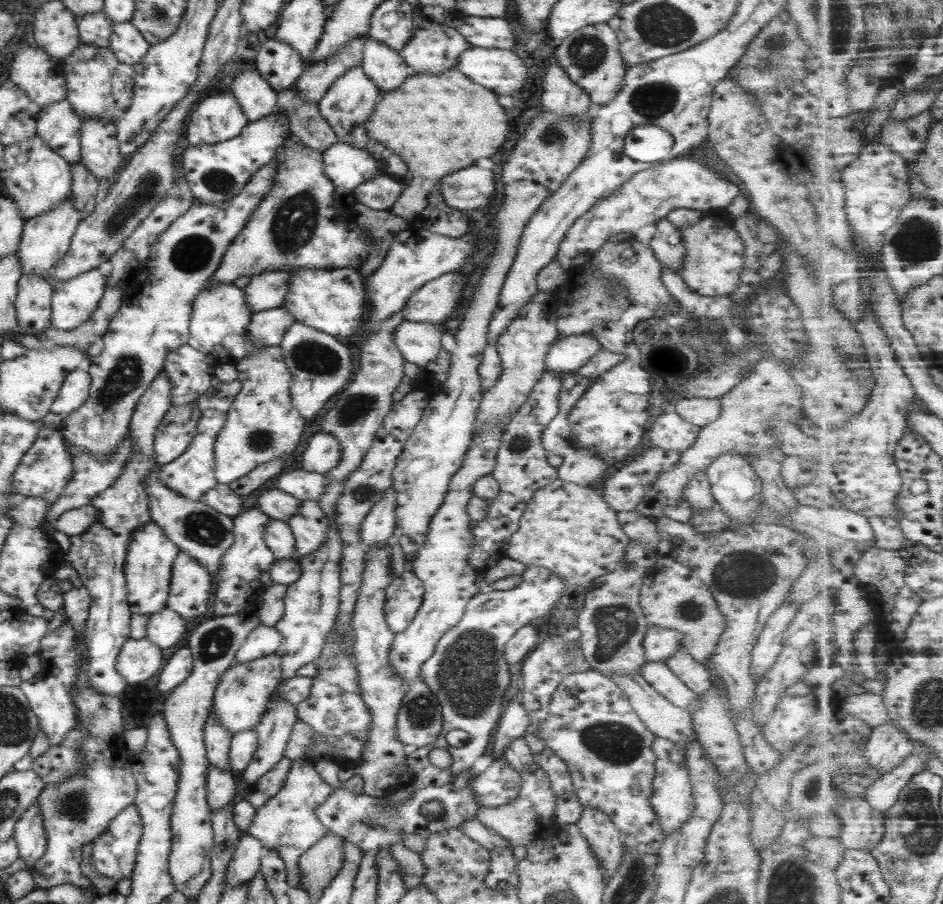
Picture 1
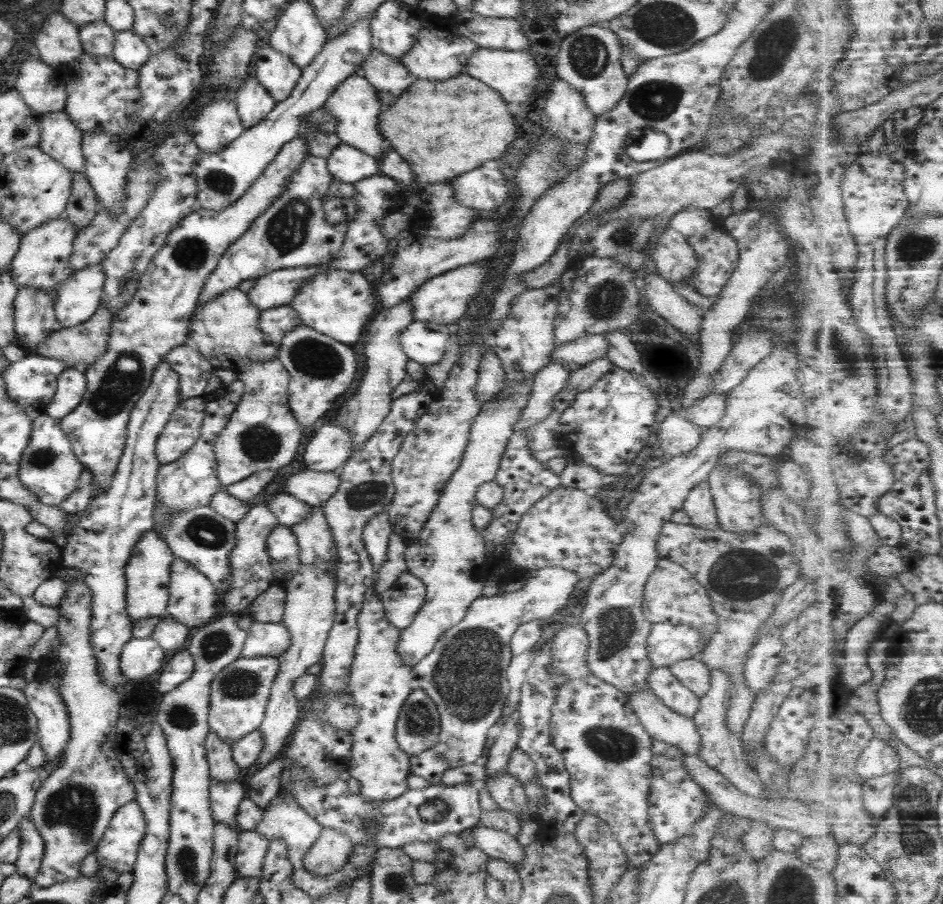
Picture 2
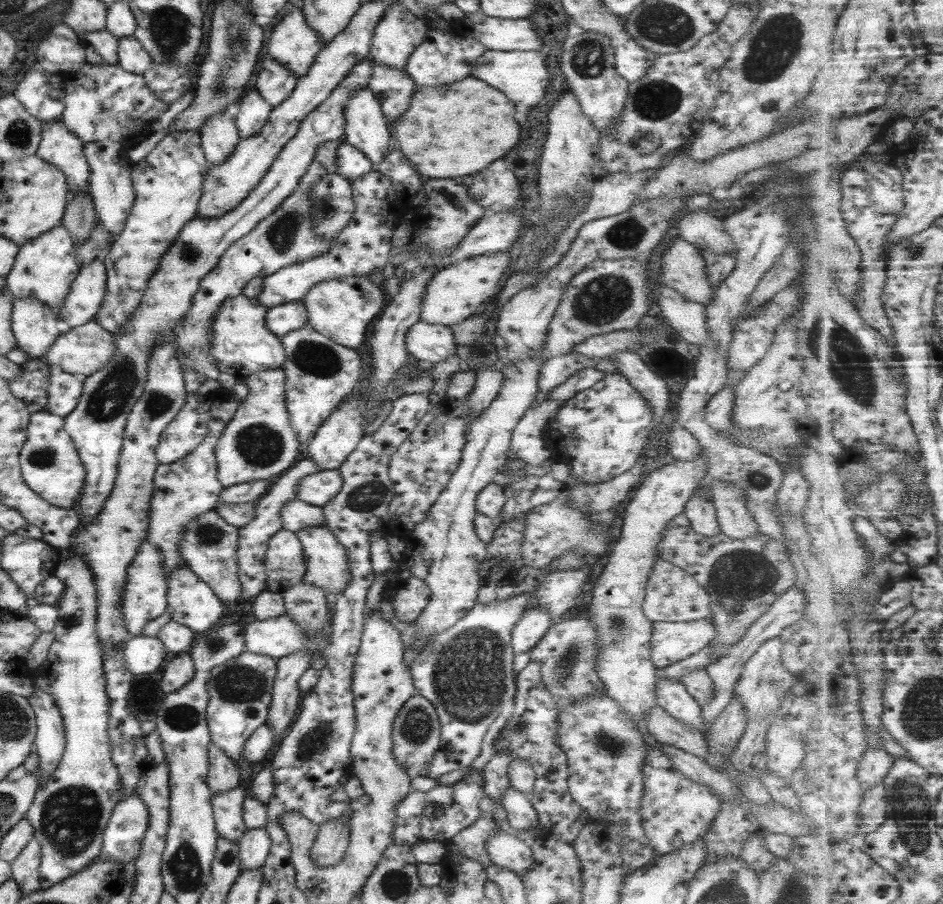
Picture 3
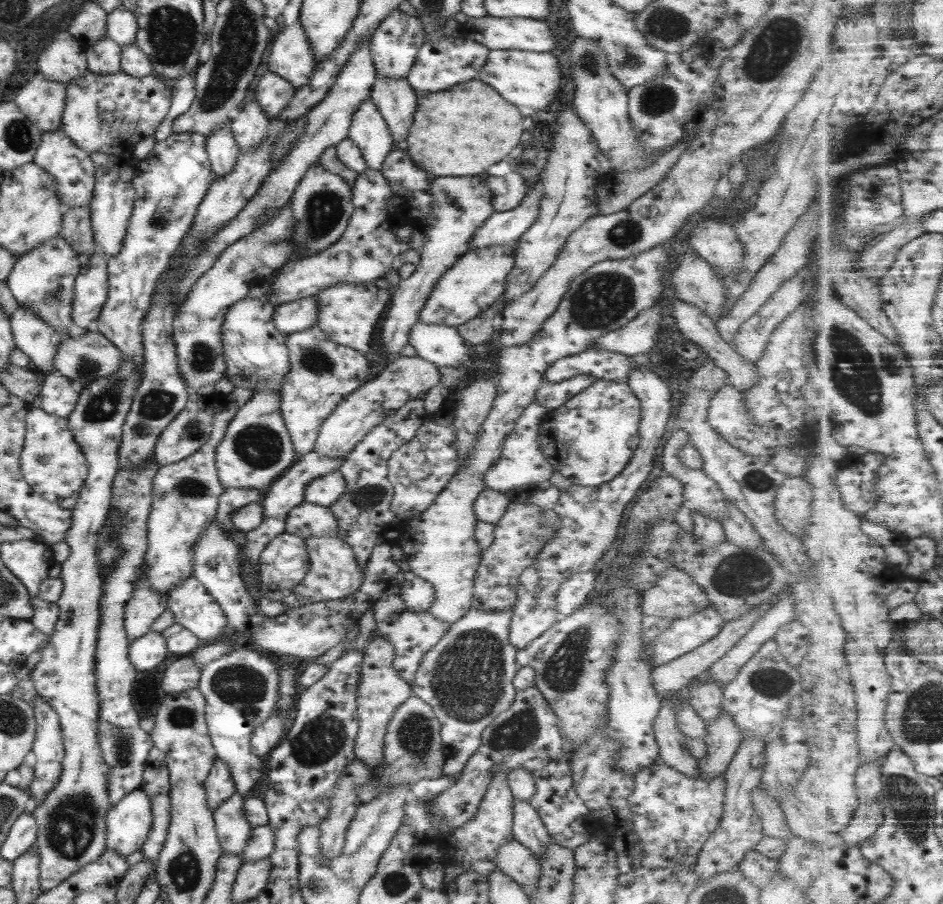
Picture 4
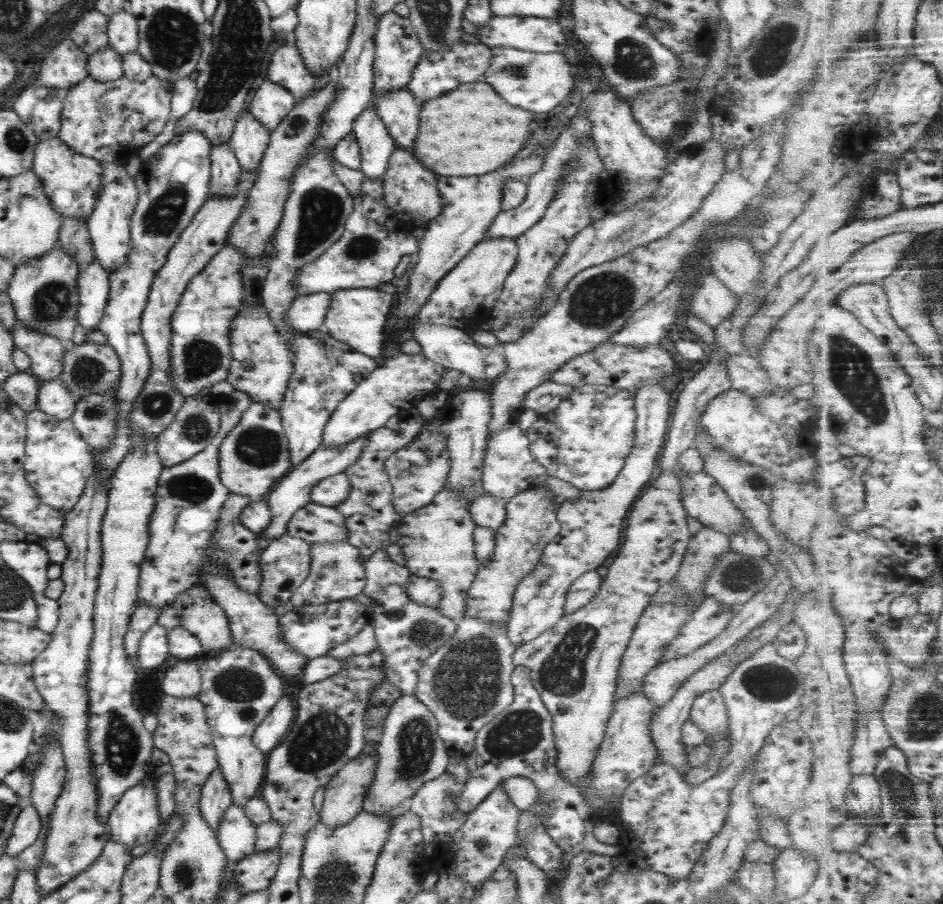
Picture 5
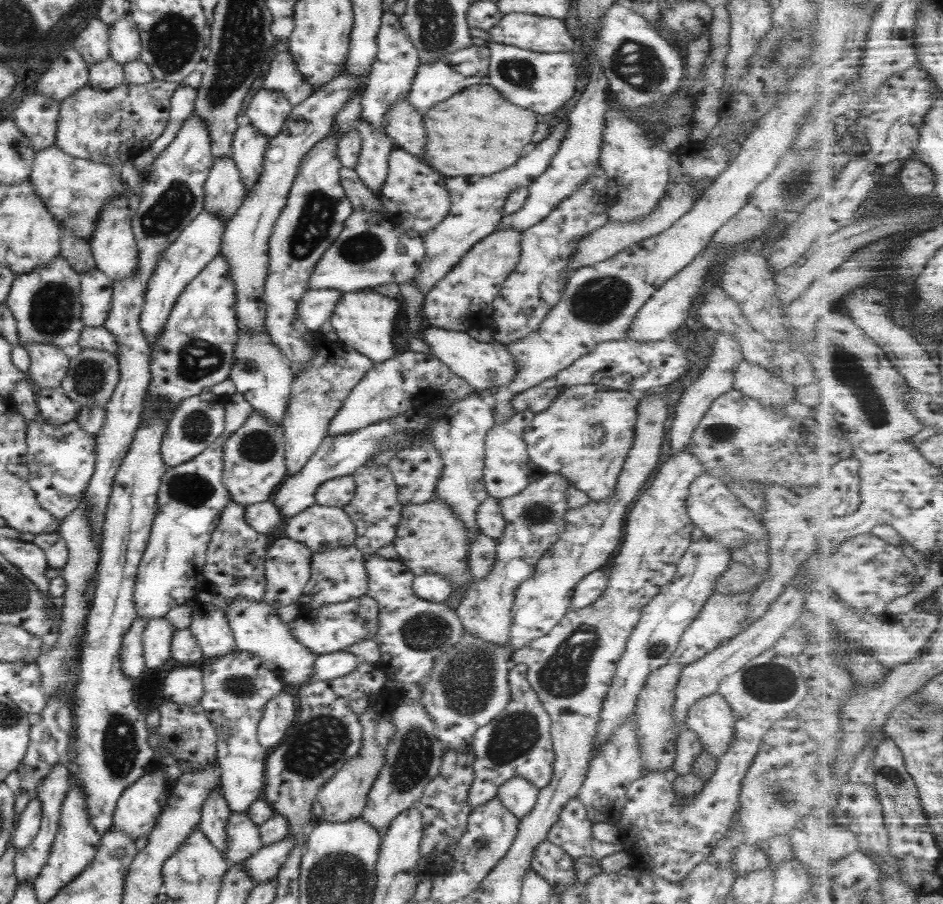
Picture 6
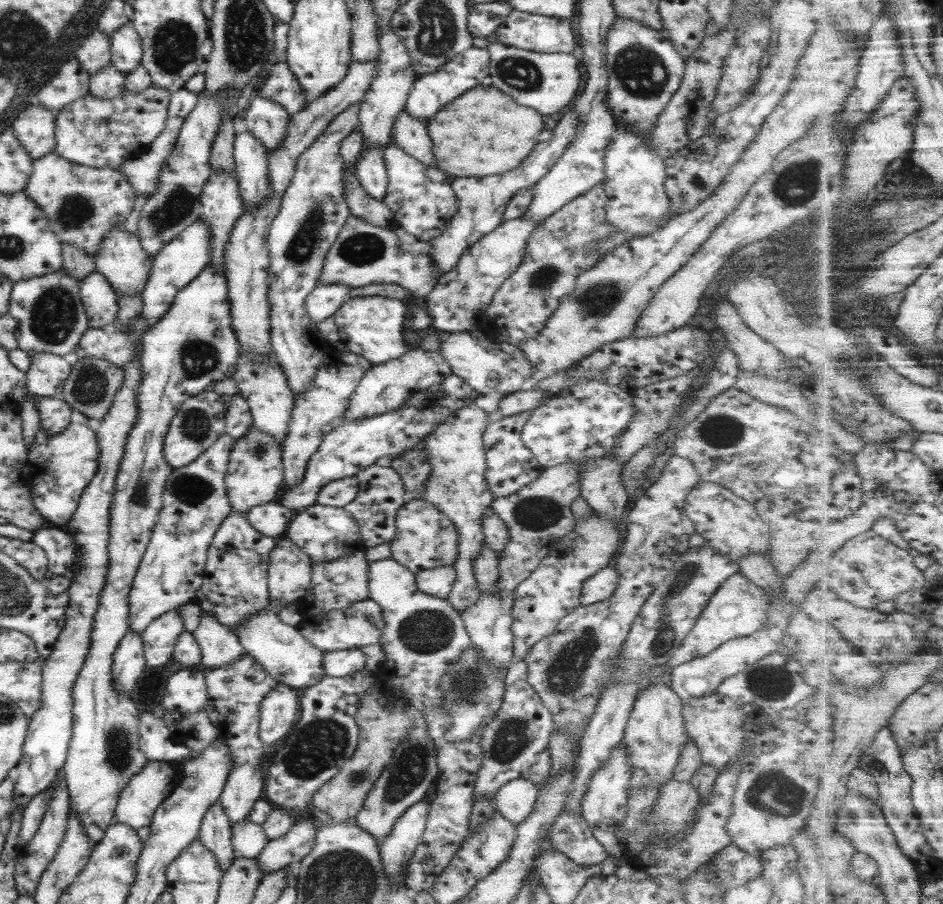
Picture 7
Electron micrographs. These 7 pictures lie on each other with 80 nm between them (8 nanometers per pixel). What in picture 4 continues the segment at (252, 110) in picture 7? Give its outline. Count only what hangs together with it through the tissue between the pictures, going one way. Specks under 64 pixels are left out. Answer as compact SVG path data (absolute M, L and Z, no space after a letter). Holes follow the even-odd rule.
M268 70L259 79L253 100L260 106L262 113L271 119L288 105L293 92L290 82Z

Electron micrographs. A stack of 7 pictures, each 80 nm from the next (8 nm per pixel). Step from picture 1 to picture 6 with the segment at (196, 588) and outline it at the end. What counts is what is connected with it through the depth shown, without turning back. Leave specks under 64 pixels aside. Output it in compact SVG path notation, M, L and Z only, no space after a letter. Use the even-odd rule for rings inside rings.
M194 594L183 605L194 608L188 629L201 649L203 660L211 661L233 652L236 646L225 614L216 606L197 602L199 595Z

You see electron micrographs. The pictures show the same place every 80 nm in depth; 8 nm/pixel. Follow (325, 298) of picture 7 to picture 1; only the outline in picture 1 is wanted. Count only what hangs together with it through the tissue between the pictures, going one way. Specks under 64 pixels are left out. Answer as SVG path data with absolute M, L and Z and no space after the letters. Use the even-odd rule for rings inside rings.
M282 307L252 313L246 330L247 340L260 347L279 346L283 333L293 322L291 314Z

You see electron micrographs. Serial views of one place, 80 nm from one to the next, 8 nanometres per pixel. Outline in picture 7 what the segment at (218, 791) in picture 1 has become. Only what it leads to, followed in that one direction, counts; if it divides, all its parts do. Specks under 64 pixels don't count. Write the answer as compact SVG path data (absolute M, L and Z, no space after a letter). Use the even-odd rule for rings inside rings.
M250 821L230 825L230 844L234 858L256 858L268 840L260 826Z

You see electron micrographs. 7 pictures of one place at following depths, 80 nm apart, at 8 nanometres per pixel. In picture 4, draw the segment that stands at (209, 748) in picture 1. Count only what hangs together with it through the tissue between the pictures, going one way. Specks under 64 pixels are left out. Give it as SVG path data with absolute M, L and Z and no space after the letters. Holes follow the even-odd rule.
M213 756L213 764L206 780L203 781L205 790L205 801L209 811L215 811L215 807L221 805L221 801L229 798L235 792L233 781L229 777L229 771L225 767L225 762Z

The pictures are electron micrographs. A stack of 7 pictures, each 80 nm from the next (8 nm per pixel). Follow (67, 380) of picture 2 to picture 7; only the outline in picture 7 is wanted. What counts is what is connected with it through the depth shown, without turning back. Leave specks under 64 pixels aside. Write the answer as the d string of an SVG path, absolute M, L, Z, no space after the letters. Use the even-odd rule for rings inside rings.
M39 397L35 399L39 422L37 429L45 431L46 436L59 434L69 422L76 419L72 408L60 397Z

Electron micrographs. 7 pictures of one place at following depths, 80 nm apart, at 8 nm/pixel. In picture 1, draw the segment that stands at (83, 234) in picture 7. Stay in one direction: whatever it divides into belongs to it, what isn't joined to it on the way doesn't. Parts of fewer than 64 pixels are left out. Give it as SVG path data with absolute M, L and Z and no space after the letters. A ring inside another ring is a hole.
M62 98L36 114L36 135L67 164L80 162L80 118Z

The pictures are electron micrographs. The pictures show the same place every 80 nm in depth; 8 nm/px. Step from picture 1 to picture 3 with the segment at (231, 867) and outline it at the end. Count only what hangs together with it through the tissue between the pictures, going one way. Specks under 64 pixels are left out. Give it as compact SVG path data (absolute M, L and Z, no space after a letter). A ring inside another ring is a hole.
M263 827L247 829L237 840L240 870L259 869L267 858L269 838Z

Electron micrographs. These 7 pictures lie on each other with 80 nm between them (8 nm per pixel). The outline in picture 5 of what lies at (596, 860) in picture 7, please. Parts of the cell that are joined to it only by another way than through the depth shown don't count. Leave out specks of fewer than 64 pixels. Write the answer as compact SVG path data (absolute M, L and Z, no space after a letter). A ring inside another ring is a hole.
M514 665L509 677L513 689L512 702L475 733L472 751L465 758L467 781L461 787L461 793L453 797L453 804L466 815L502 780L513 776L527 778L537 790L537 805L549 808L544 823L545 833L563 853L568 857L581 852L614 857L619 851L618 844L603 844L593 837L592 808L584 802L579 789L557 771L552 720L539 693L531 686L528 672L524 666Z

